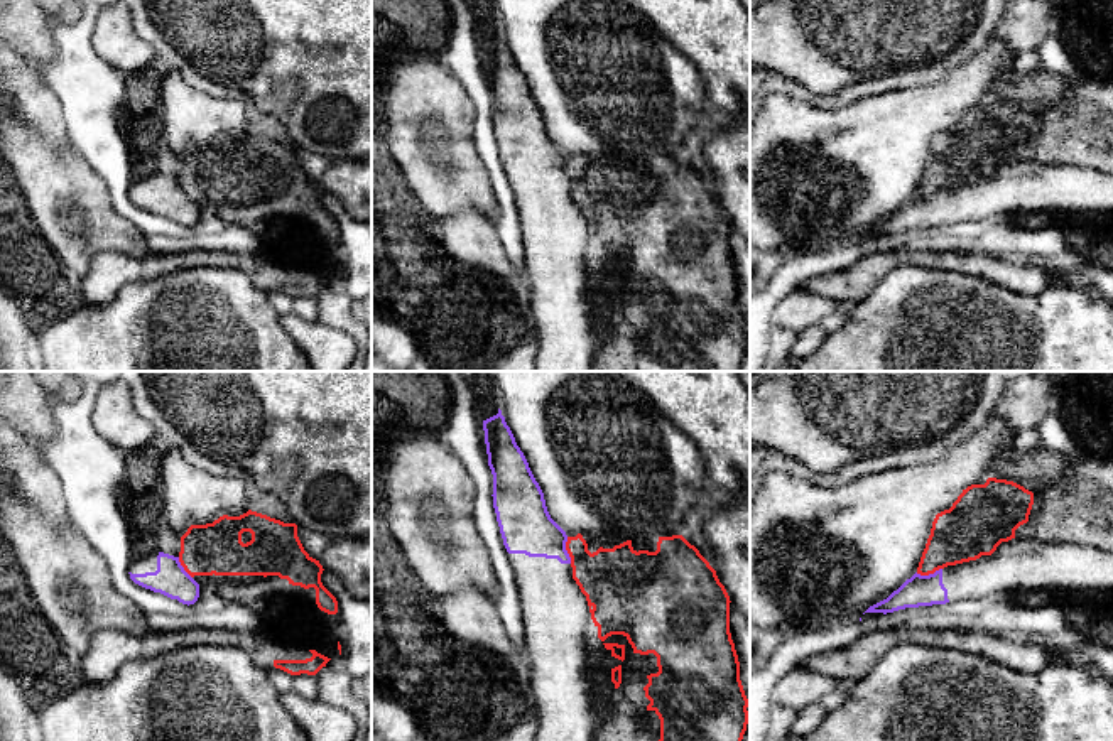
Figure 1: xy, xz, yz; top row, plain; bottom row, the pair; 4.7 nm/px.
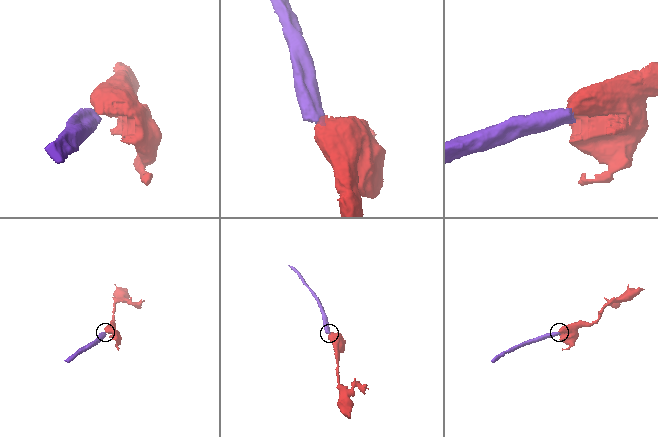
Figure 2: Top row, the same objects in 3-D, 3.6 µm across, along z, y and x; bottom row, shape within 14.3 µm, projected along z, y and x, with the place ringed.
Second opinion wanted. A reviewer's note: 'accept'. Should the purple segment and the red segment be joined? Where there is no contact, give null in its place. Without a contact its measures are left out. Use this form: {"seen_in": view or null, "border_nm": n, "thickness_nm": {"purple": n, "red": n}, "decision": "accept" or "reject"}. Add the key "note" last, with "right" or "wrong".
{"seen_in": "xz", "border_nm": 130, "thickness_nm": {"purple": 260, "red": 280}, "decision": "reject", "note": "wrong"}

